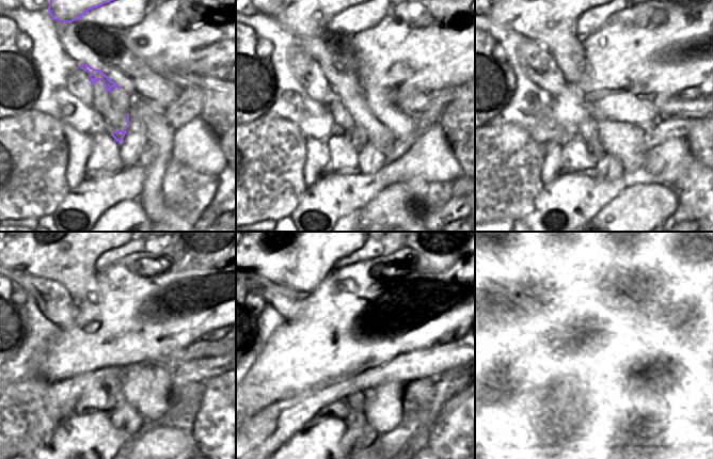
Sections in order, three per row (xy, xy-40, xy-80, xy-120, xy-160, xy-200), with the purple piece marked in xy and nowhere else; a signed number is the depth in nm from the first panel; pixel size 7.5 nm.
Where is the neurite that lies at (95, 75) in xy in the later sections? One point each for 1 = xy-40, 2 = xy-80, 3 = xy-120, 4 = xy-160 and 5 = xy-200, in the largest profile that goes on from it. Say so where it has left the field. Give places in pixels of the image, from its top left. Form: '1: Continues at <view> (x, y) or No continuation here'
1: Continues at xy-40 (373, 131)
2: Continues at xy-80 (547, 14)
3: Continues at xy-120 (66, 253)
4: Continues at xy-160 (299, 253)
5: Continues at xy-200 (537, 253).

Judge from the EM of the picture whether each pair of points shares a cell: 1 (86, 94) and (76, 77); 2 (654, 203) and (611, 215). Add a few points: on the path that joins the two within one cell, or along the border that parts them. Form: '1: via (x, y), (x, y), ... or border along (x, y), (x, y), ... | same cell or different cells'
1: via (83, 90), (78, 81) | same cell
2: via (644, 207), (637, 209), (632, 215), (621, 215) | same cell

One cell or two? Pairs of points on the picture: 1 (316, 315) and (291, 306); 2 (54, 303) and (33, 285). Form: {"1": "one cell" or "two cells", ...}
{"1": "two cells", "2": "one cell"}

